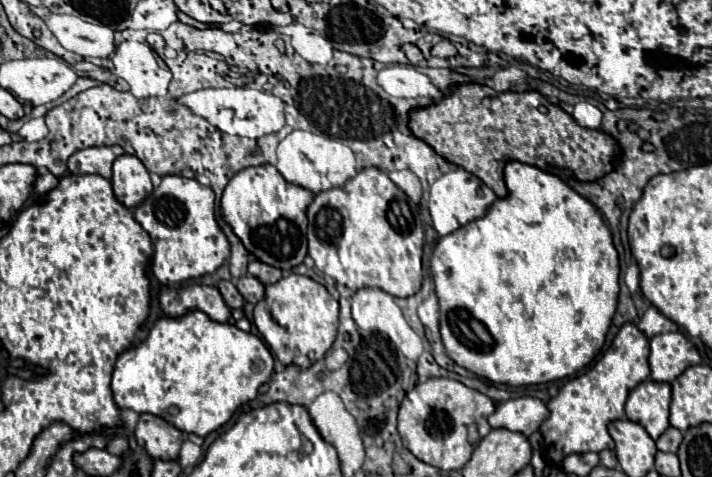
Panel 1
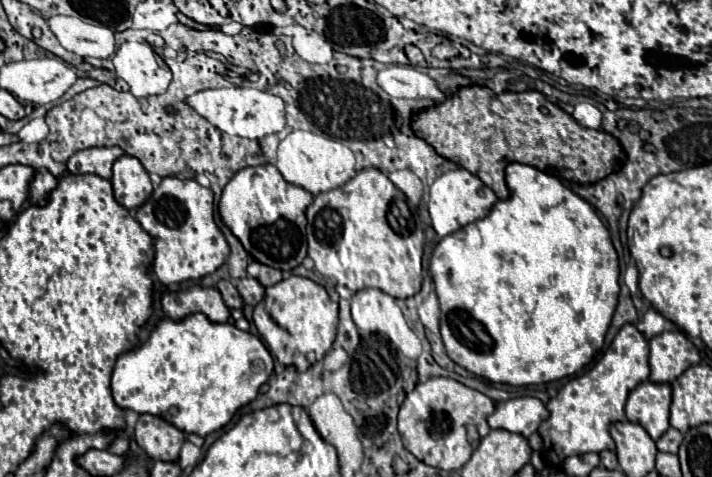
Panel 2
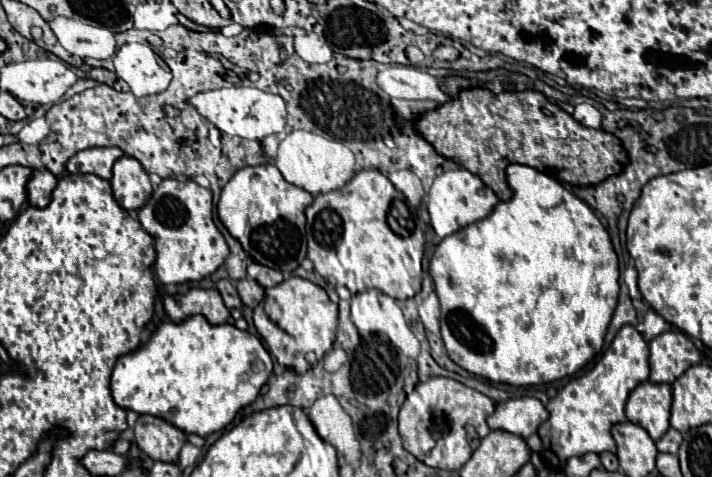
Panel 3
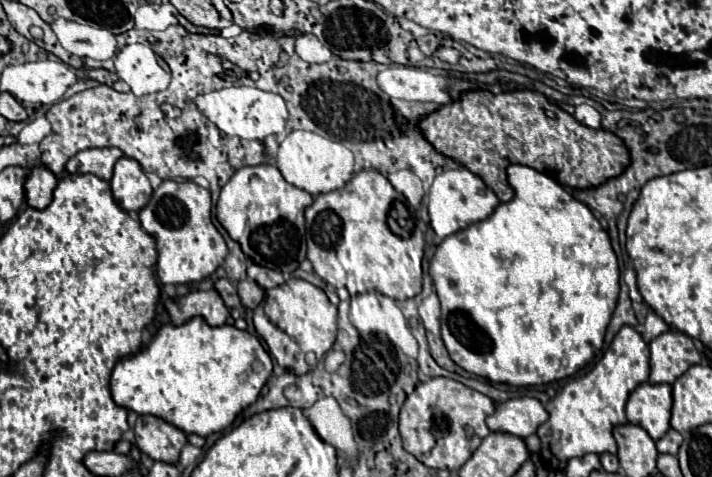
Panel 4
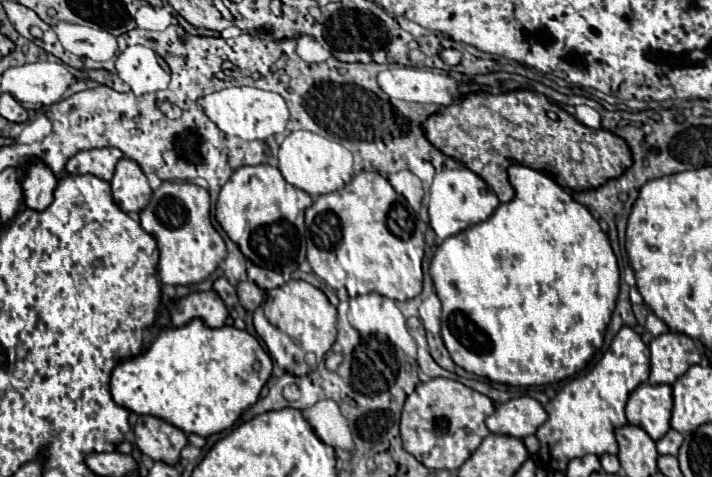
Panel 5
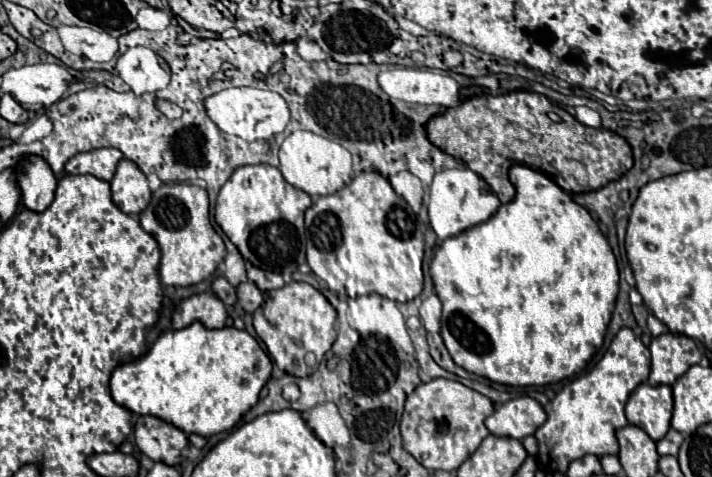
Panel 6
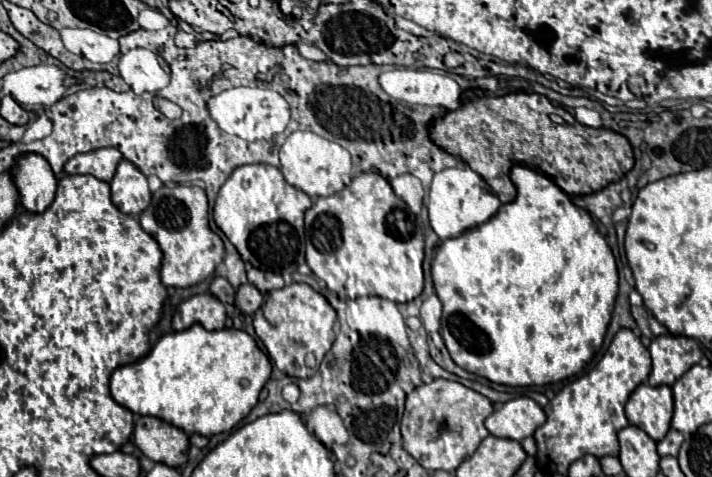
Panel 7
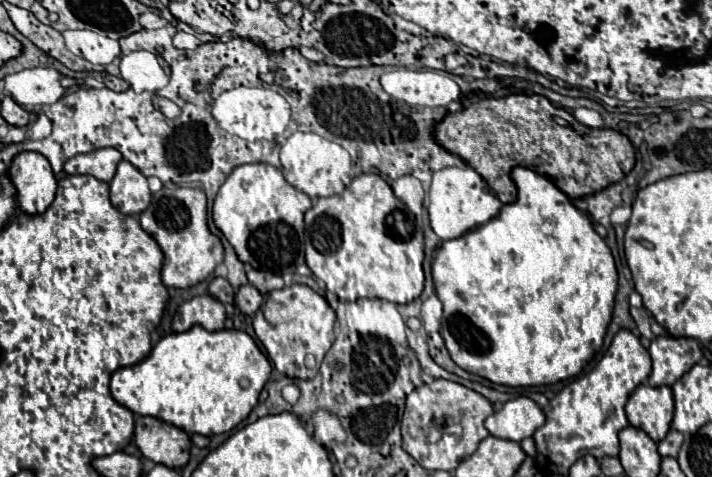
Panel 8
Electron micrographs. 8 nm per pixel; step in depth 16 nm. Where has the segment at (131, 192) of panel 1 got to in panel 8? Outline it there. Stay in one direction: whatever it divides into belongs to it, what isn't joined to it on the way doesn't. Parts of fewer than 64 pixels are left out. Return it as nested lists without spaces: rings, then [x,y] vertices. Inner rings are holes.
[[[128,160],[118,164],[116,176],[110,182],[110,200],[122,214],[130,216],[138,216],[150,204],[146,176]]]

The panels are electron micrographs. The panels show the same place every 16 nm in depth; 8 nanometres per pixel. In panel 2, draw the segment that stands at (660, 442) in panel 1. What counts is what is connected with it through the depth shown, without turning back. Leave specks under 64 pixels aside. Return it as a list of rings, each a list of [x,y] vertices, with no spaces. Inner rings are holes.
[[[668,428],[668,430],[656,440],[656,448],[658,448],[660,452],[676,454],[678,448],[680,448],[680,442],[682,442],[682,434],[680,434],[676,428]]]

